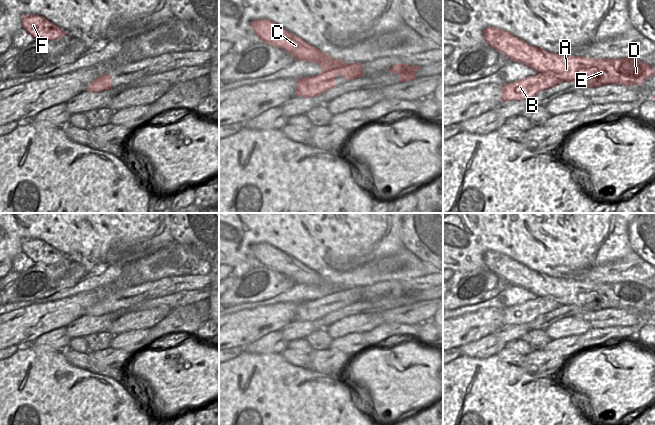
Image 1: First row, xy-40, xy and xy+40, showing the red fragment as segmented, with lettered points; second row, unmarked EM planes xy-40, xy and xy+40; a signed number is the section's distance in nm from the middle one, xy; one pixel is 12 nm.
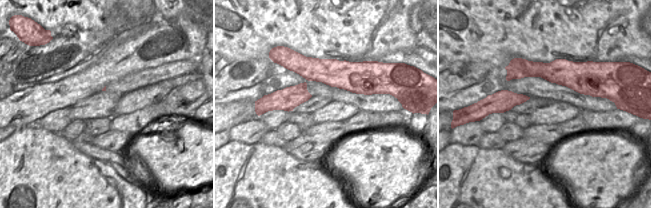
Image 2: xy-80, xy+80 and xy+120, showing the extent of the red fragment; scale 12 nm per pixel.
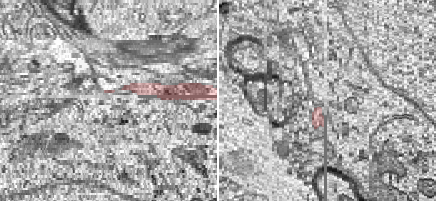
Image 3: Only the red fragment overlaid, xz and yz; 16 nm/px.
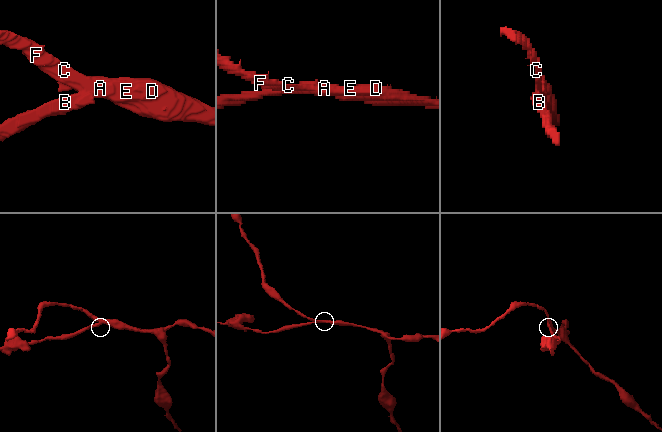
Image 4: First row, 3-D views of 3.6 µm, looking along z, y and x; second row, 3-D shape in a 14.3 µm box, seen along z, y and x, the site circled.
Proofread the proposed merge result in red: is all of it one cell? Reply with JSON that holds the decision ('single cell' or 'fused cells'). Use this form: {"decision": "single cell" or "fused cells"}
{"decision": "fused cells"}

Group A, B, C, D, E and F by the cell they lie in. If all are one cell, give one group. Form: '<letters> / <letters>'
A C D E F / B

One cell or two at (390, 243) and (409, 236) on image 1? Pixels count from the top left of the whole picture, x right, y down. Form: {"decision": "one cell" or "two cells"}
{"decision": "two cells"}

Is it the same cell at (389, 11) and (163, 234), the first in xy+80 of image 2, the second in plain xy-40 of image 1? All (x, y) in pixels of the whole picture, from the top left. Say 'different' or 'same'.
same

